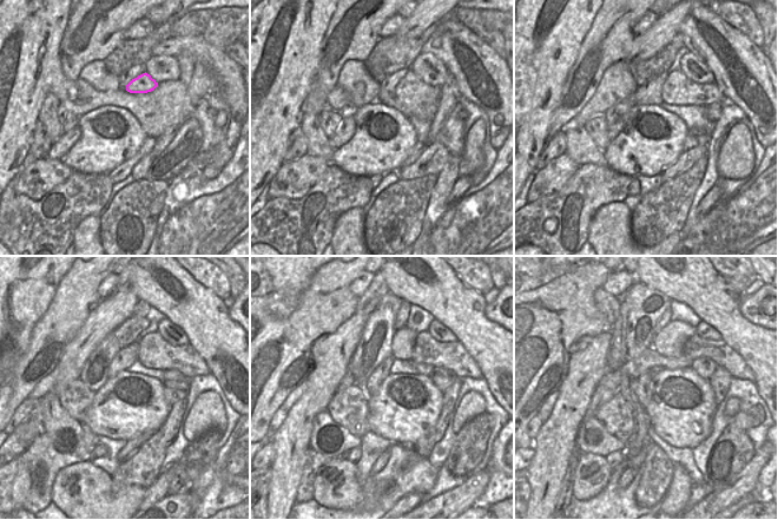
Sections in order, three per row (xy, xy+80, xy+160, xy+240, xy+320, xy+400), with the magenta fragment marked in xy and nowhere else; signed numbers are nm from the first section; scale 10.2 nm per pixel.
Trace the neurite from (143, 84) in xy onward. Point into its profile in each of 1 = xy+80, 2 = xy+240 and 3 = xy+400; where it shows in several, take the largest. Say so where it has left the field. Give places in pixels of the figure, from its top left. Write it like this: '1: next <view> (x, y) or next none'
1: next xy+80 (409, 86)
2: next xy+240 (155, 351)
3: next xy+400 (696, 347)

